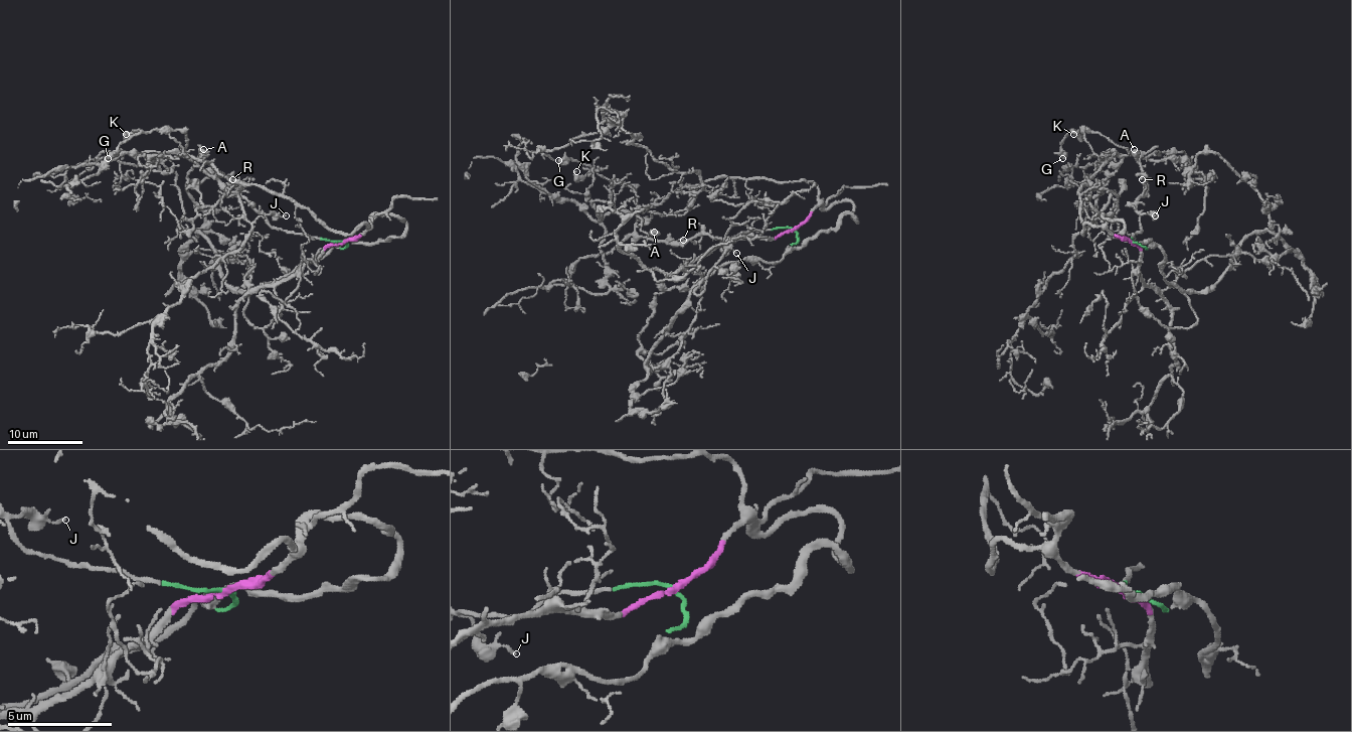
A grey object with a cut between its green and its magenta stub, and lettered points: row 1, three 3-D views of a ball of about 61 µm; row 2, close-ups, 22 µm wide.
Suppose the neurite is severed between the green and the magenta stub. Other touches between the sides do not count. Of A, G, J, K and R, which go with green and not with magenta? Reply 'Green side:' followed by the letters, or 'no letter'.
Green side: A, G, J, K, R

